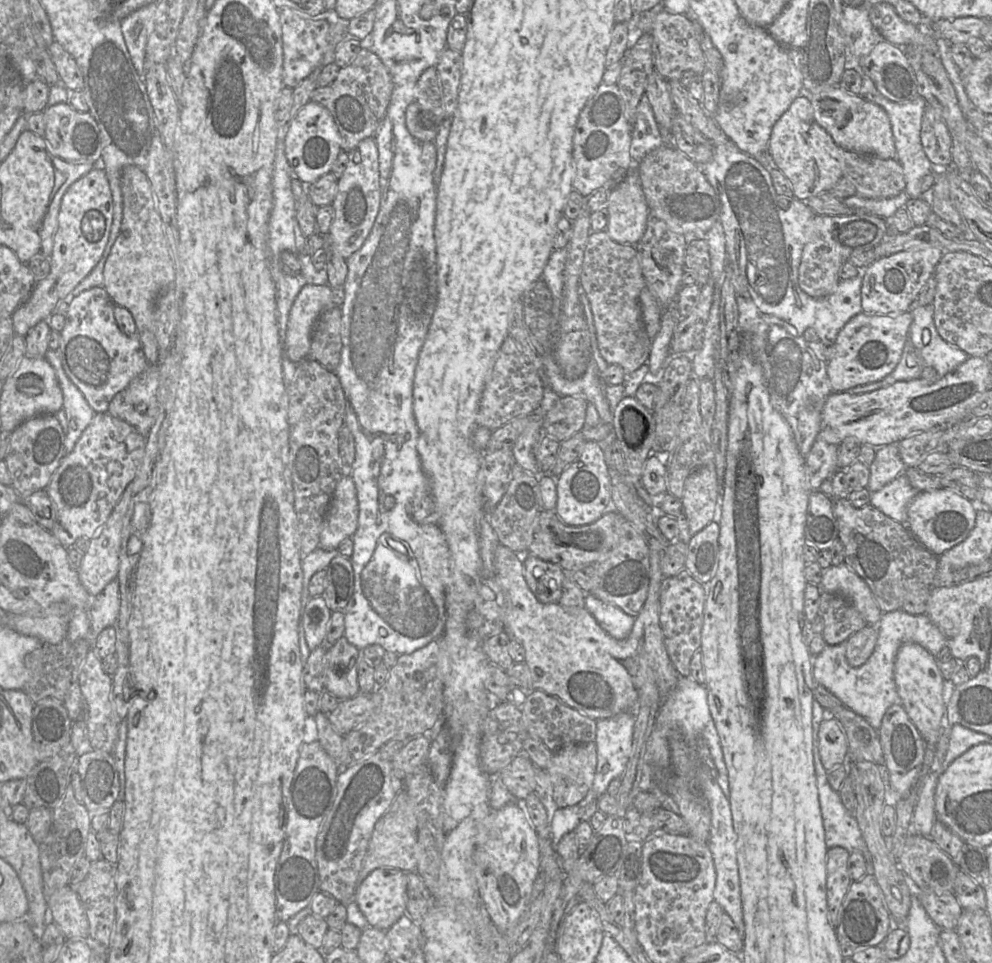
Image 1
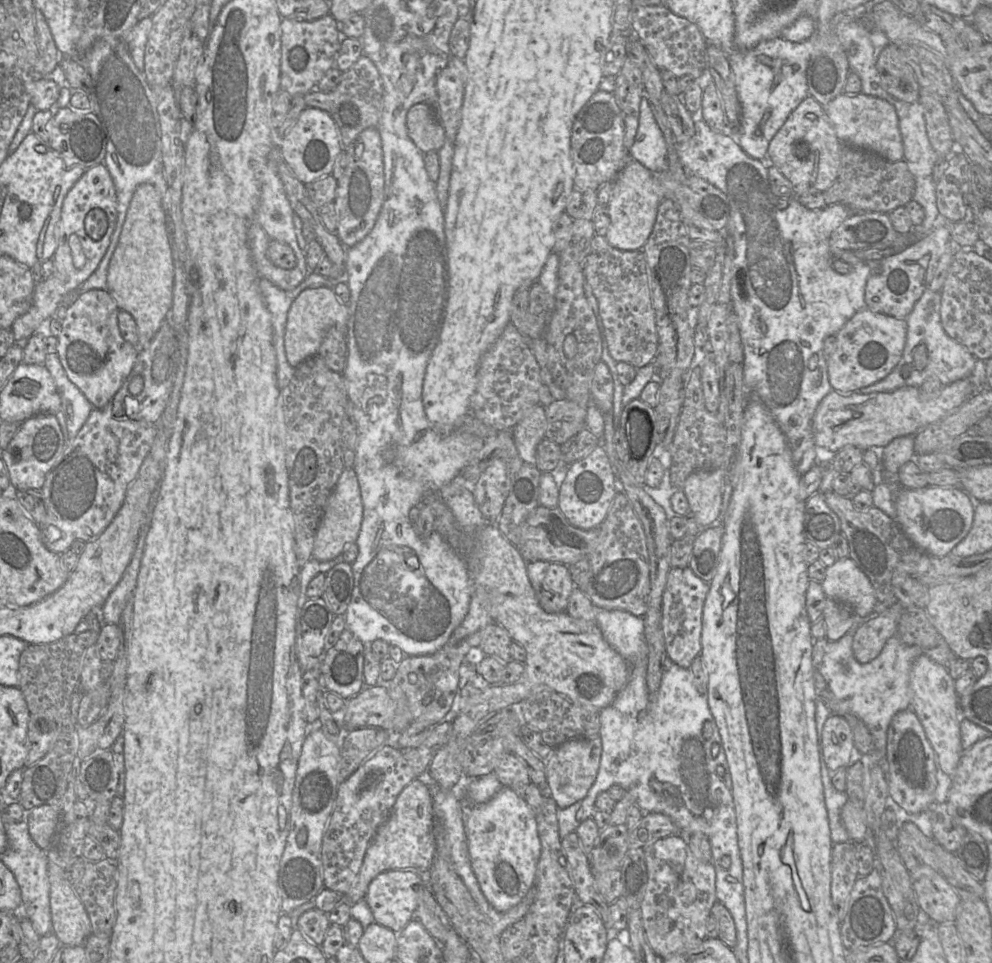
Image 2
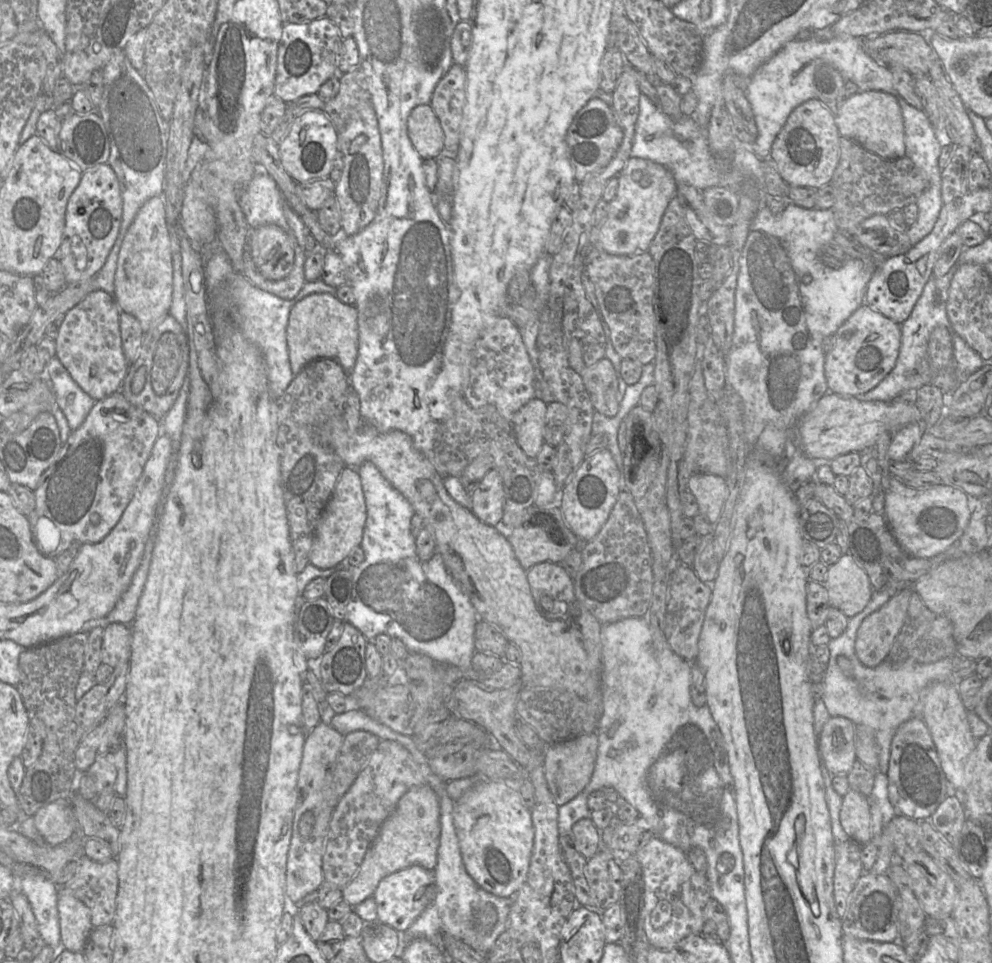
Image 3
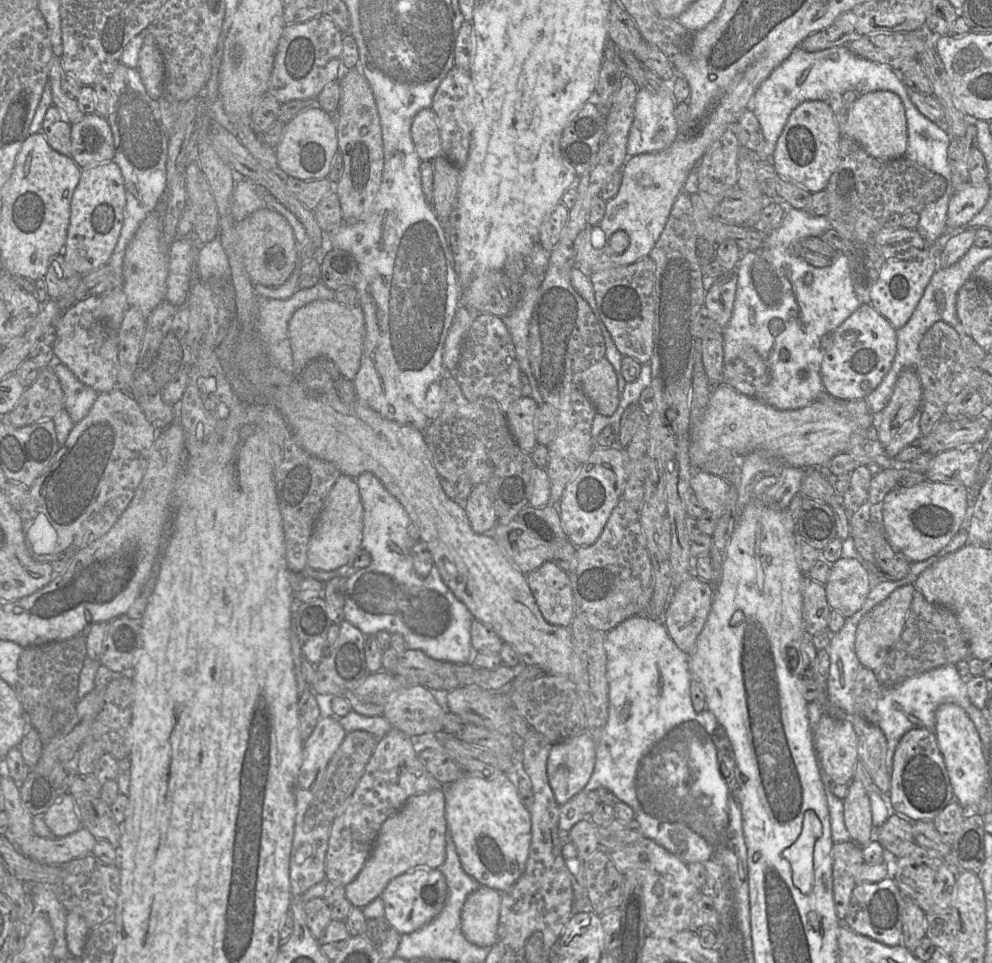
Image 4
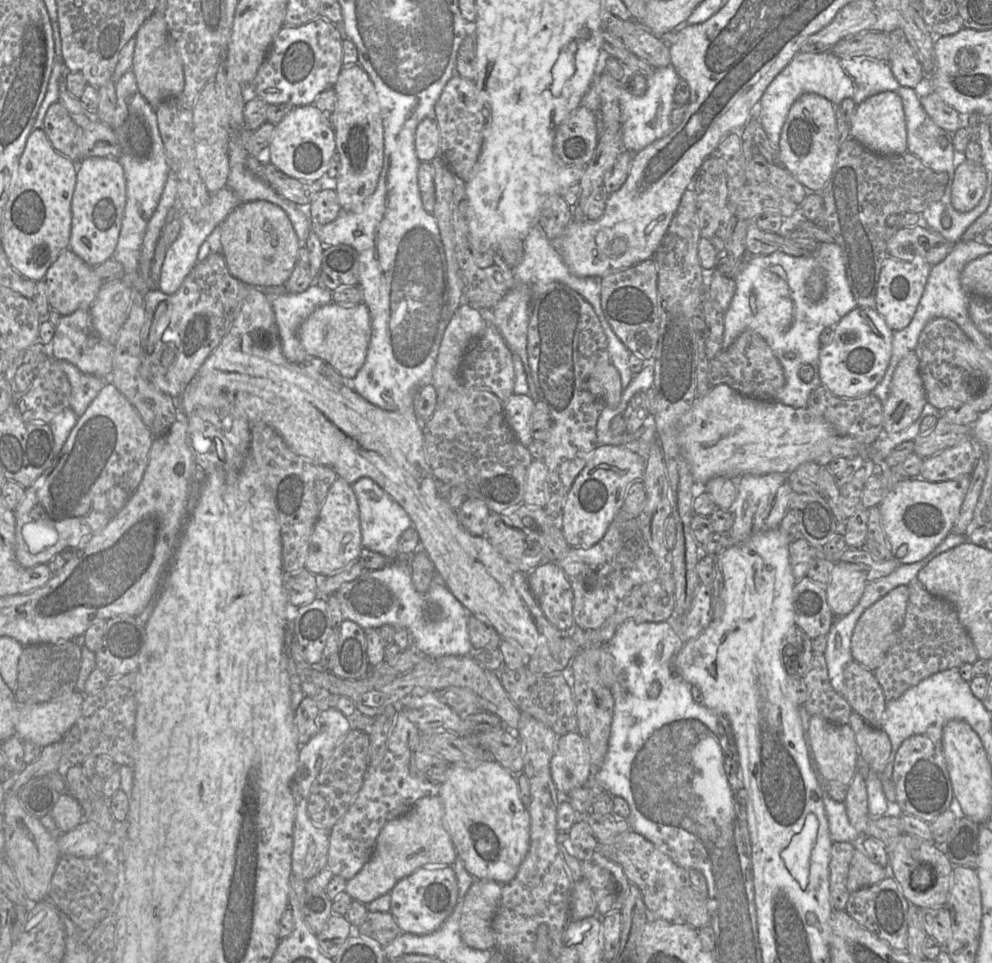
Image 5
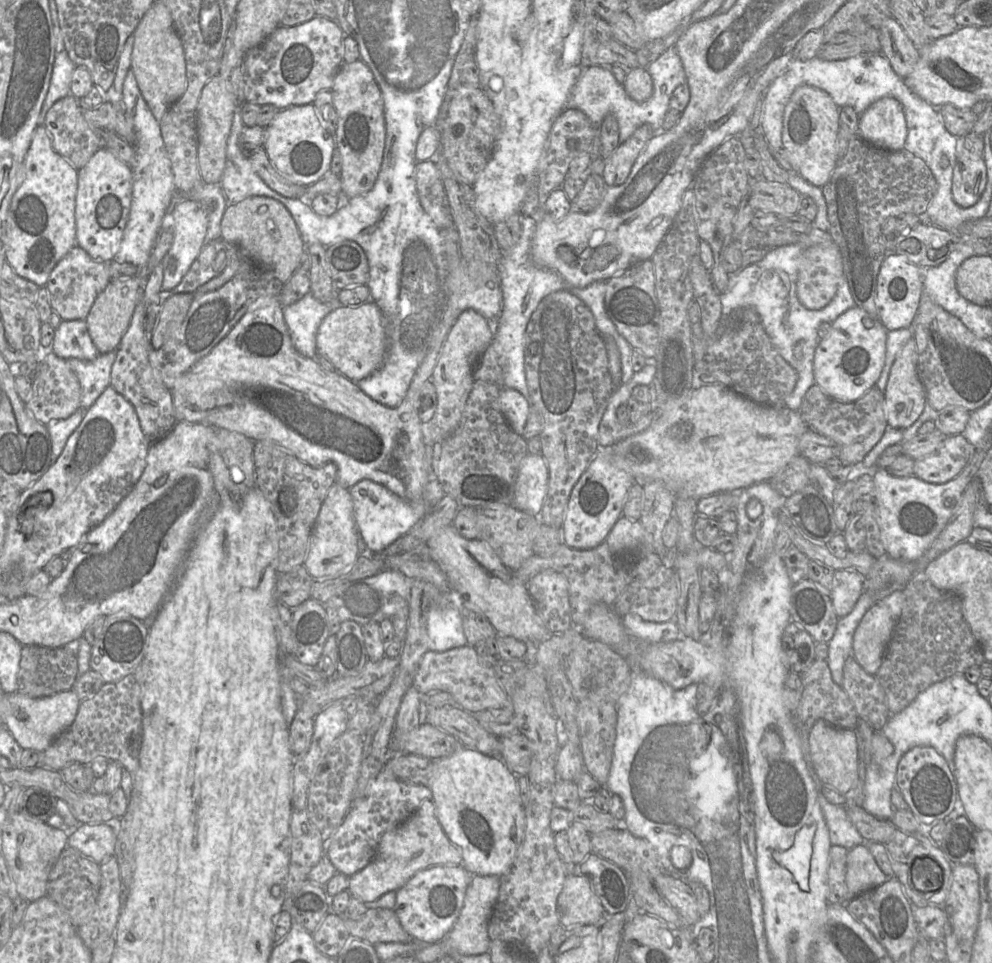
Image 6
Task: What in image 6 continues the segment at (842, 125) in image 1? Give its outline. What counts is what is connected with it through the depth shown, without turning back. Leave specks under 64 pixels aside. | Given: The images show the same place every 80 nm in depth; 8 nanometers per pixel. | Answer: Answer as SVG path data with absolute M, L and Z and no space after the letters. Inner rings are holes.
M893 97L872 103L859 116L858 137L882 149L904 149L907 124L902 104Z

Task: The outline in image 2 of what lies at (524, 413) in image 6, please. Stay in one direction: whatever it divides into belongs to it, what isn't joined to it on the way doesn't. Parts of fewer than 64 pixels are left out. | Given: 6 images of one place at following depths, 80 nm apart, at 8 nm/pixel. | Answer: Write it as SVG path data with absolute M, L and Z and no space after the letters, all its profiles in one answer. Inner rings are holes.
M534 406L513 427L512 435L519 456L526 463L536 465L536 449L545 438L546 416L545 407Z

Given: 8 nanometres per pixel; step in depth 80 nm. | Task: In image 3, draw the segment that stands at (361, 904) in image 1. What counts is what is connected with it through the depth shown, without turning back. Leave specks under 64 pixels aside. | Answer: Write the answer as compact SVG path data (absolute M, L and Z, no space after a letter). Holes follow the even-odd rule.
M412 865L384 877L378 884L373 898L377 906L377 919L398 932L403 932L432 902L436 891L435 870Z

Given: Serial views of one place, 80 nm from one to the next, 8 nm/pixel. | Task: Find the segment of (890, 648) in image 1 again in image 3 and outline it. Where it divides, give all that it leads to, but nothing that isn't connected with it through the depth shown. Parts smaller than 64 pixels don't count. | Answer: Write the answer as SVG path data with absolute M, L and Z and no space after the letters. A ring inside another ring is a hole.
M883 588L873 591L866 607L849 618L845 631L827 644L830 655L824 672L822 701L830 717L846 717L855 725L871 728L879 746L879 771L888 772L890 747L897 728L913 717L921 717L922 691L933 682L956 683L951 658L944 658L929 664L902 663L894 664L888 660L876 667L864 666L855 653L857 630L862 621L881 608L897 592L896 589ZM845 656L853 667L853 675L846 676L837 664L837 657Z

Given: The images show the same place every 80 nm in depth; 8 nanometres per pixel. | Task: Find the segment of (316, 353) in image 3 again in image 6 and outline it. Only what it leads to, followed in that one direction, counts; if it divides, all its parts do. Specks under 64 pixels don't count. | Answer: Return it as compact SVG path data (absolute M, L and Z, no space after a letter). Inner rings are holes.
M373 301L365 302L359 306L340 305L336 307L322 320L316 335L317 355L328 359L336 371L356 383L370 376L382 366L387 347L386 321L381 310Z

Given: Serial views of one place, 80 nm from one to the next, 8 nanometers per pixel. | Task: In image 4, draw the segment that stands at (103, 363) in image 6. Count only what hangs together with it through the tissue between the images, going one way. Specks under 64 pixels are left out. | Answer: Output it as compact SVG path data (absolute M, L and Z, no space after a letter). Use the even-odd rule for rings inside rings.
M54 361L50 367L61 385L64 410L72 422L76 424L88 414L98 393L78 380L61 362Z

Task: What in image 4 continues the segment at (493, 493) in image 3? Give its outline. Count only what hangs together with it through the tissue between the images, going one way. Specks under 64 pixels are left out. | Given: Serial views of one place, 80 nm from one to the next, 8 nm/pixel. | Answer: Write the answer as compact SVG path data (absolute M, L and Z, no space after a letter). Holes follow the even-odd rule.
M487 484L474 486L464 509L472 529L478 534L490 533L499 522L493 493Z

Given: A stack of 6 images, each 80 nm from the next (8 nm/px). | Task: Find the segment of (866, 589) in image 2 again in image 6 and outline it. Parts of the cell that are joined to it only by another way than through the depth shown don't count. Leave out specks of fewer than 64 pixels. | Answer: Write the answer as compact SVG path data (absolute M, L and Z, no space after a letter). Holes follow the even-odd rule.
M837 570L829 591L833 608L839 618L850 613L864 591L863 576L857 571Z

